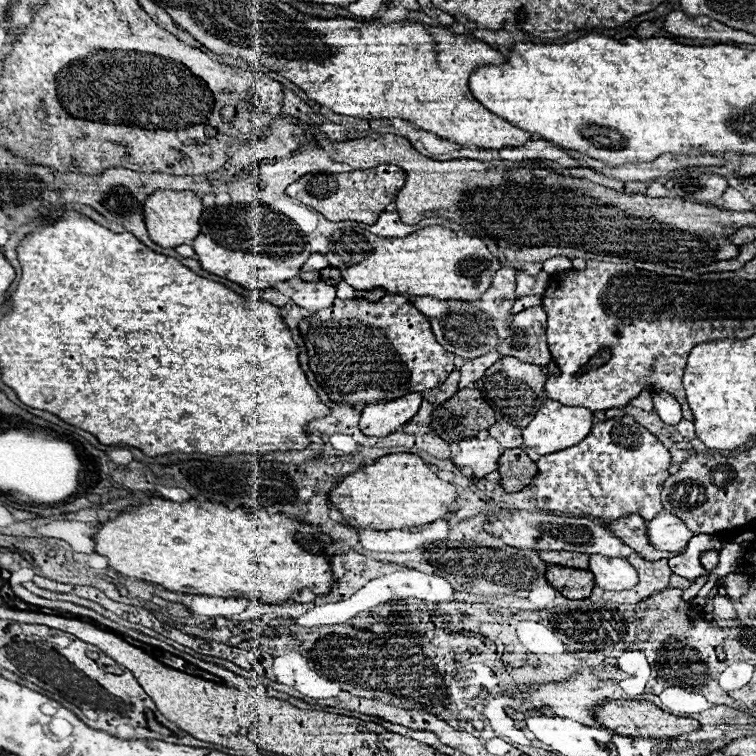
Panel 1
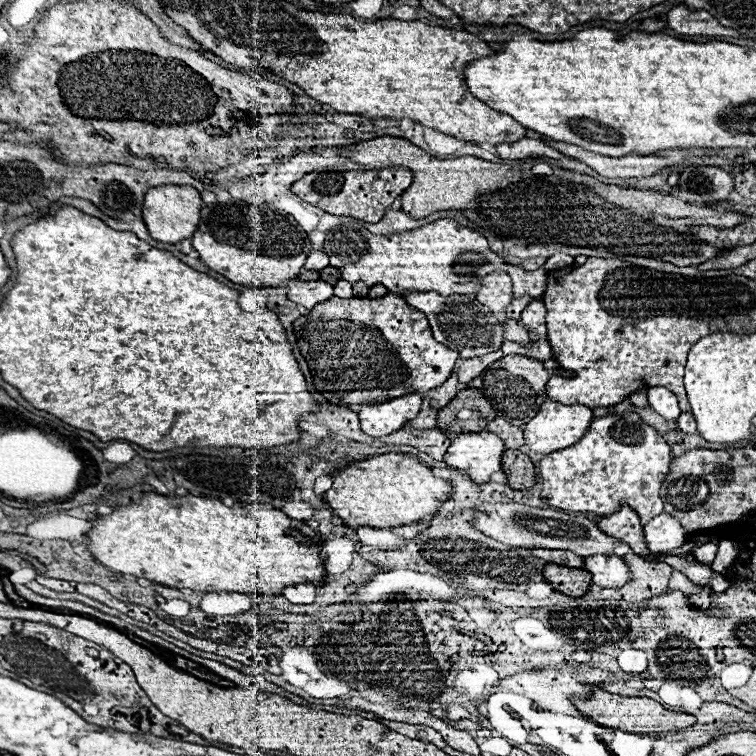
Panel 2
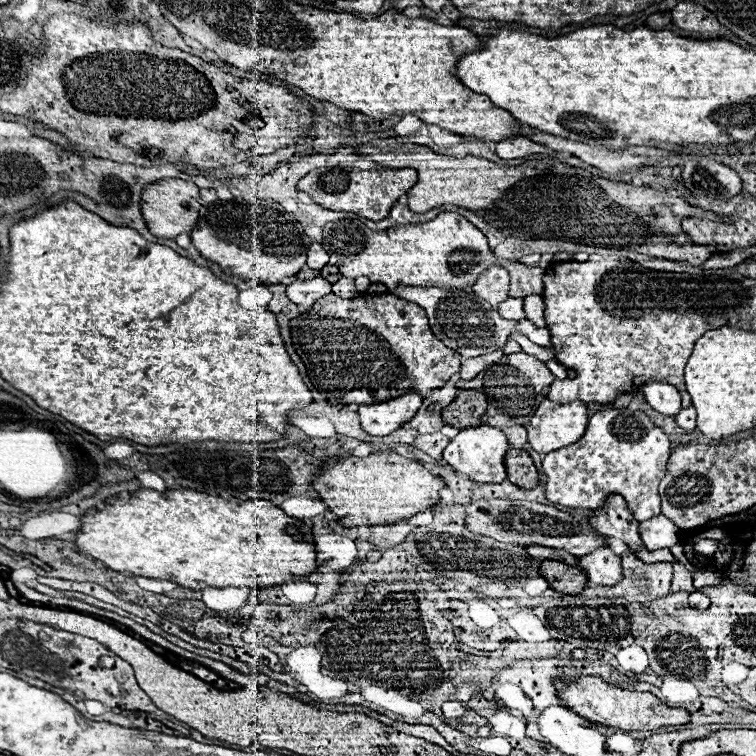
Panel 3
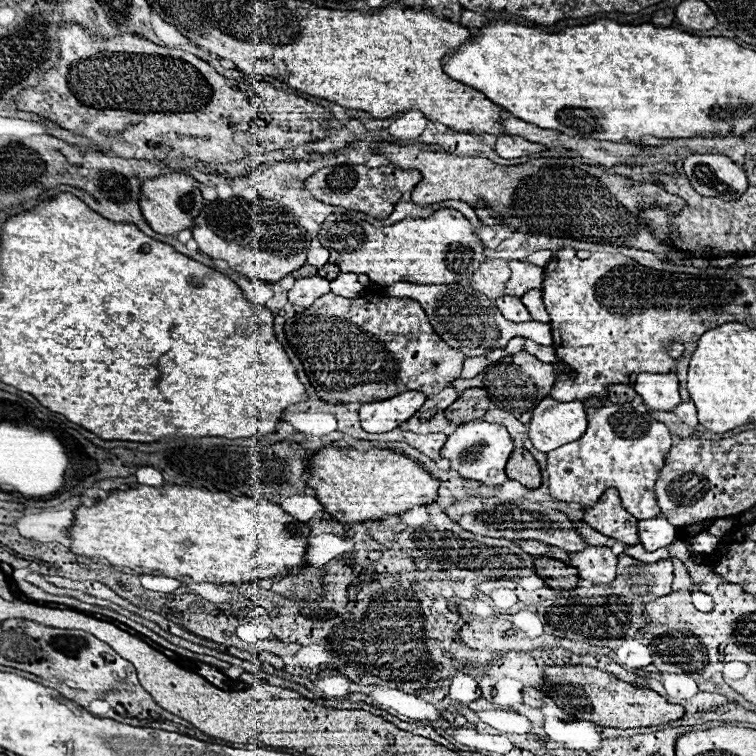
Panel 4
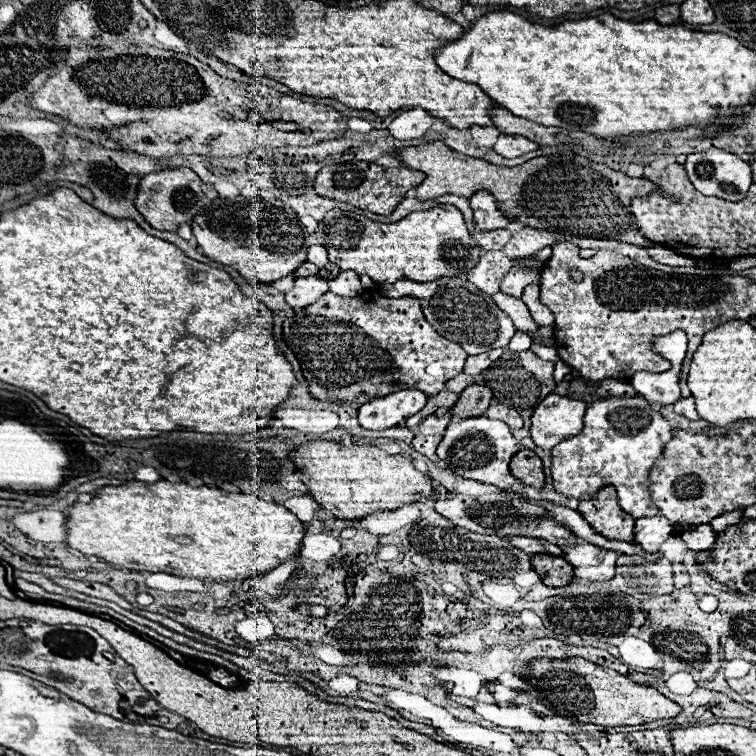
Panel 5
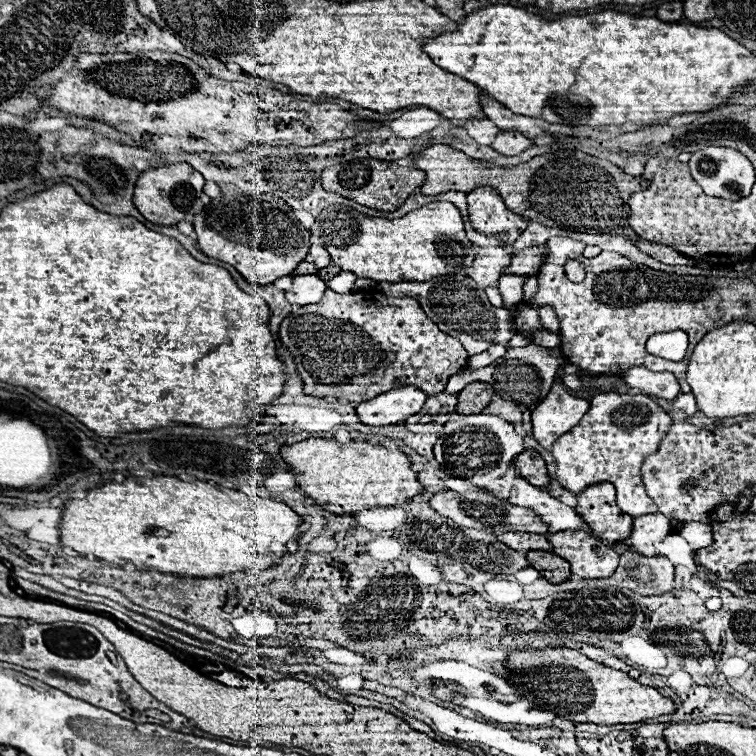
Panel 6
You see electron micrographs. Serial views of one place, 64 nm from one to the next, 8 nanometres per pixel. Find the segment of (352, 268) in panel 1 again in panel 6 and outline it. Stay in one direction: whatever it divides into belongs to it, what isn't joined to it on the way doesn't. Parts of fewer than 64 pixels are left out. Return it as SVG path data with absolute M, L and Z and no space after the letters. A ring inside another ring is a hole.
M432 202L396 220L364 216L342 204L328 206L320 212L310 232L330 252L332 264L376 282L426 282L434 276L456 274L458 268L468 268L474 262L472 242L466 238L462 216L450 202ZM503 274L499 278L498 289L504 298L506 308L523 301L524 282L526 282L526 276Z

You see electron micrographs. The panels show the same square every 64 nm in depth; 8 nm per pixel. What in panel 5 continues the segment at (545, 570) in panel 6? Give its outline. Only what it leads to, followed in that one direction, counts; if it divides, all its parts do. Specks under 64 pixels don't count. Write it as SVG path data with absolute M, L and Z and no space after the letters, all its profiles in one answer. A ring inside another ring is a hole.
M534 554L532 568L538 572L544 584L554 588L568 586L574 580L574 568L570 568L570 564L566 564L564 558L556 558L550 554Z

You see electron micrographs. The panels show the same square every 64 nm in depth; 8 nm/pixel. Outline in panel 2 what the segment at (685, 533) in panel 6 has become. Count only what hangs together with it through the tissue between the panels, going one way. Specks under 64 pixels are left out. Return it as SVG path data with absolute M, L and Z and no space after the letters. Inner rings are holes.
M708 542L708 544L704 544L704 546L698 546L698 548L694 550L694 556L696 556L698 562L710 566L710 564L714 562L714 558L716 558L716 550L718 550L718 546L716 546L714 542Z

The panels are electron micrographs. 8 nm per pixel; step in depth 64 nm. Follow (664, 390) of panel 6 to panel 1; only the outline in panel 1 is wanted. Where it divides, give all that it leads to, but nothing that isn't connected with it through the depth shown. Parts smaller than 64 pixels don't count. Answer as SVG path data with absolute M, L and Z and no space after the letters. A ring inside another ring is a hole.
M654 392L652 400L654 400L654 410L662 418L664 424L668 424L668 426L680 424L682 412L680 412L680 404L676 402L674 396L670 396L666 392Z

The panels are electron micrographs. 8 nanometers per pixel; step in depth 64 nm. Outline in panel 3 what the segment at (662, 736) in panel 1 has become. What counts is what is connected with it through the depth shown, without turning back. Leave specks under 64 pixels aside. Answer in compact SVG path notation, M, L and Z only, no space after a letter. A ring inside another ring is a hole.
M580 676L576 682L570 682L568 686L558 682L556 688L560 692L562 702L572 712L600 726L610 726L610 728L620 728L624 732L632 732L632 730L660 730L666 726L682 726L690 722L690 714L686 710L670 708L650 692L628 692L600 678Z

